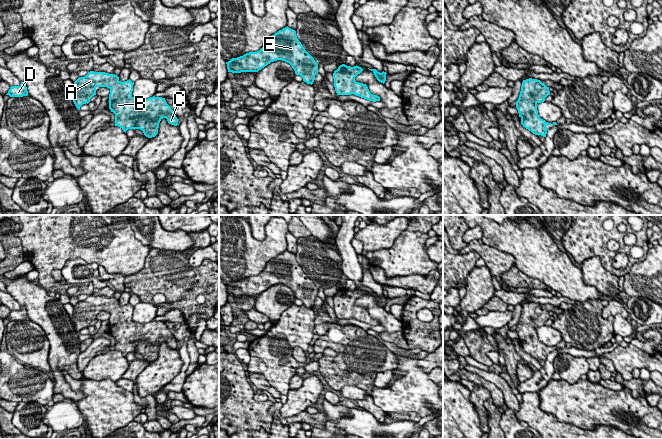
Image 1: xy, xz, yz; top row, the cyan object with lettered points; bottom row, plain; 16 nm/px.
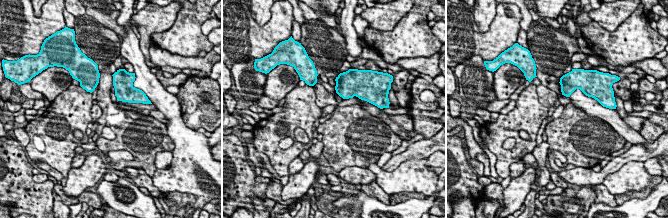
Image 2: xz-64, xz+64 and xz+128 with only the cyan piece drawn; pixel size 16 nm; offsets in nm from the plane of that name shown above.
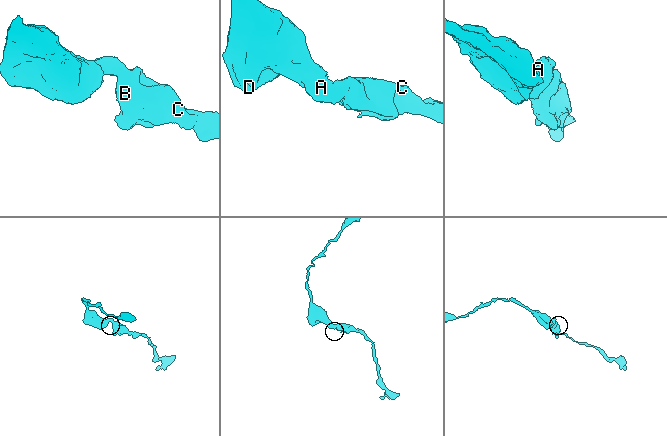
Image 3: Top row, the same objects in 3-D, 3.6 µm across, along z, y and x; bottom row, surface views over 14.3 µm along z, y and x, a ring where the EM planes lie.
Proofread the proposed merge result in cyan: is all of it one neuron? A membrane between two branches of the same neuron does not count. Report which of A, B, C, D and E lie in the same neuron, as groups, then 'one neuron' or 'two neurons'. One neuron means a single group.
groups A B C D E; one neuron

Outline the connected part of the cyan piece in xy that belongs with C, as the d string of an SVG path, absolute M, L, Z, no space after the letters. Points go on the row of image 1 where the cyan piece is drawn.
M90 71L74 82L71 97L76 108L80 110L83 104L88 104L96 95L97 87L109 88L109 109L115 114L115 126L120 127L125 133L128 129L140 129L146 137L155 137L163 118L171 125L179 125L165 98L155 96L148 99L134 98L133 85L134 82L130 79L121 82L115 74Z

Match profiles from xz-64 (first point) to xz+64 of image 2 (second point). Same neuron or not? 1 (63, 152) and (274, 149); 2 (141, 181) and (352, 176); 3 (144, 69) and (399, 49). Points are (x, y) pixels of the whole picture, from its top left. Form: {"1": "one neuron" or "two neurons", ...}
{"1": "one neuron", "2": "two neurons", "3": "two neurons"}

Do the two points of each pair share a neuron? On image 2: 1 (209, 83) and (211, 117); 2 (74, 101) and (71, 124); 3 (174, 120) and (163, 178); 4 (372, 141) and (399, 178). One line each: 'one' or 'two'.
1: one
2: one
3: one
4: two

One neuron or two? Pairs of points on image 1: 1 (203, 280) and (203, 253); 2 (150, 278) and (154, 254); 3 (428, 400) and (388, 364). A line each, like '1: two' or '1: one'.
1: two
2: one
3: two

